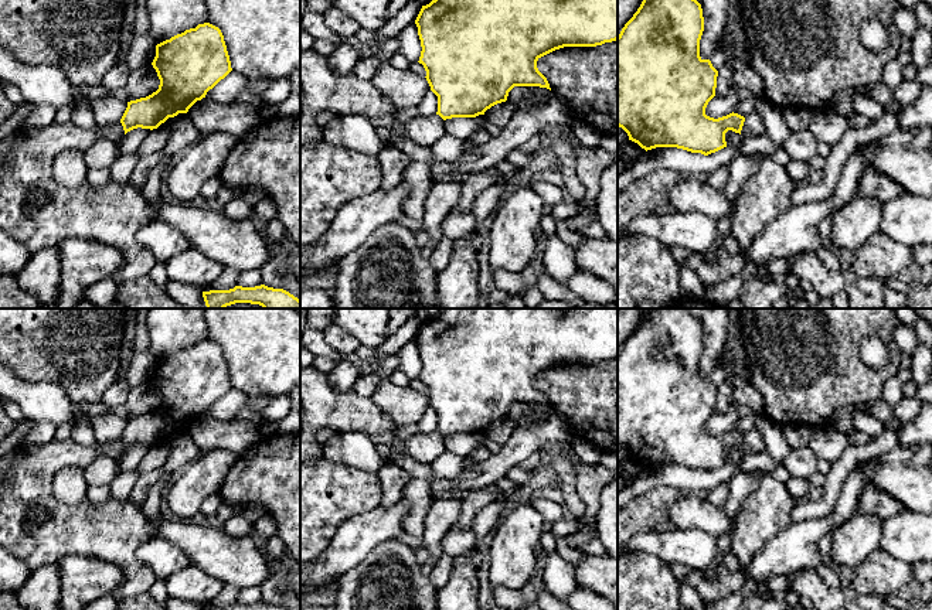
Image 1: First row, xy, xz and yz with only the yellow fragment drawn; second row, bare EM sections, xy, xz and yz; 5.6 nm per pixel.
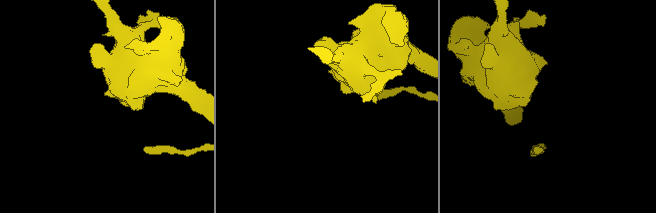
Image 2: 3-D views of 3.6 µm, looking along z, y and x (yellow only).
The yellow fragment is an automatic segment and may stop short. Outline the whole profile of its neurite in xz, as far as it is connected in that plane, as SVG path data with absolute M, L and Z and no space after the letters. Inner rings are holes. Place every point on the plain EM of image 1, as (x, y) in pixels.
M441 309L429 321L422 323L415 341L421 357L419 381L426 388L431 408L438 413L438 429L443 437L452 435L476 435L491 423L506 419L514 403L540 403L551 408L547 395L538 388L537 378L564 364L596 364L618 357L618 309Z

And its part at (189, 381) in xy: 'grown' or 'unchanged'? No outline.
unchanged

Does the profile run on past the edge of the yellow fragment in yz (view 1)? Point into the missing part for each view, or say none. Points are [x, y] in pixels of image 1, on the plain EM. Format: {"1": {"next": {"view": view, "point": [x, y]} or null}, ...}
{"1": {"next": null}}

